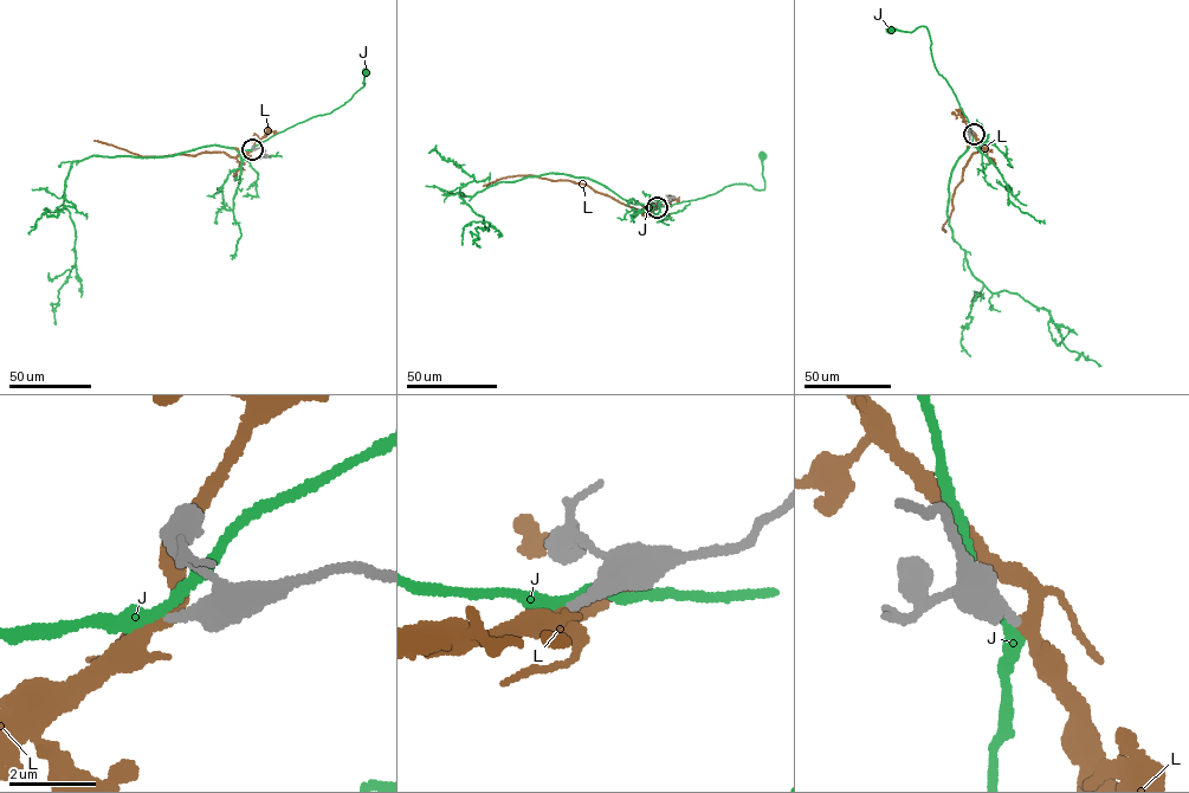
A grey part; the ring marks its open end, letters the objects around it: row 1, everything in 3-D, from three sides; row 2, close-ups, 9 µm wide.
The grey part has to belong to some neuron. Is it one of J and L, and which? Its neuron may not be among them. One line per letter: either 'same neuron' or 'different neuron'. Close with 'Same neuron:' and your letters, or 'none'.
J: different neuron
L: same neuron
Same neuron: L

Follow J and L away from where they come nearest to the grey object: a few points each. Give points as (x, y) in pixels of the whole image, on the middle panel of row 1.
J: (657, 206), (702, 198), (736, 184), (763, 189), (762, 156)
L: (657, 207), (635, 210), (585, 185), (531, 175), (504, 178), (483, 186)

